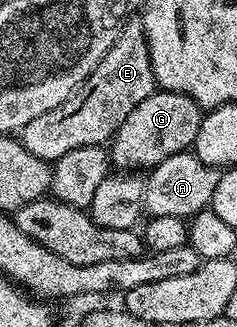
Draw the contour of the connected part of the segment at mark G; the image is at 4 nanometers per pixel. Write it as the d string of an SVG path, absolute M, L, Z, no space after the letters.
M157 89L122 121L110 143L110 163L116 169L151 169L166 157L189 150L198 137L205 112L188 95Z

